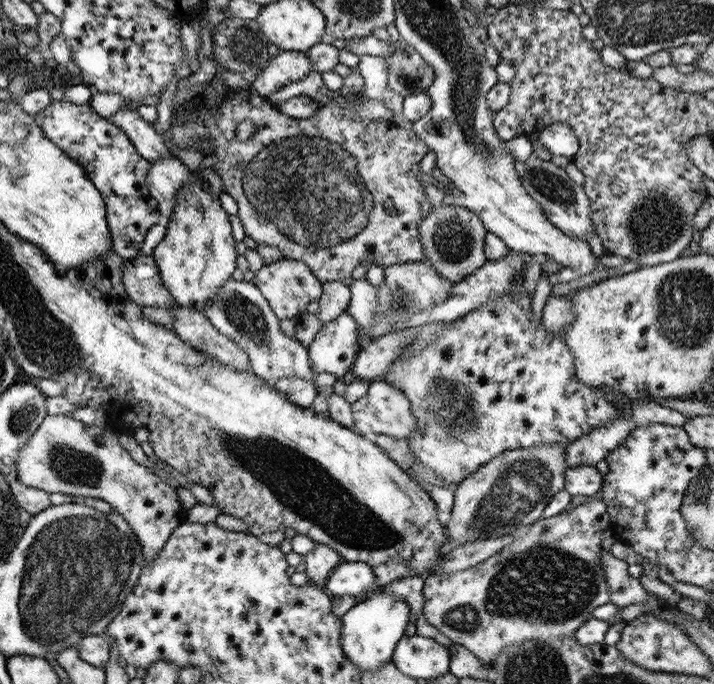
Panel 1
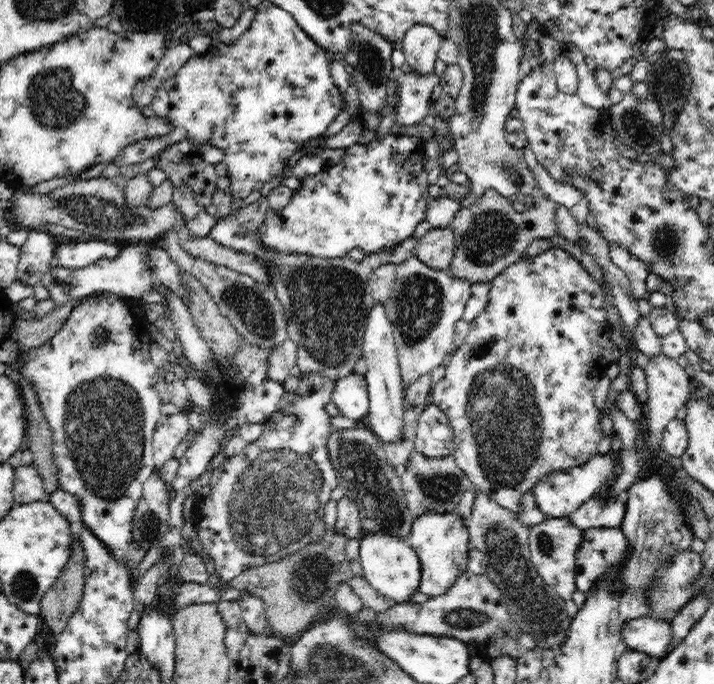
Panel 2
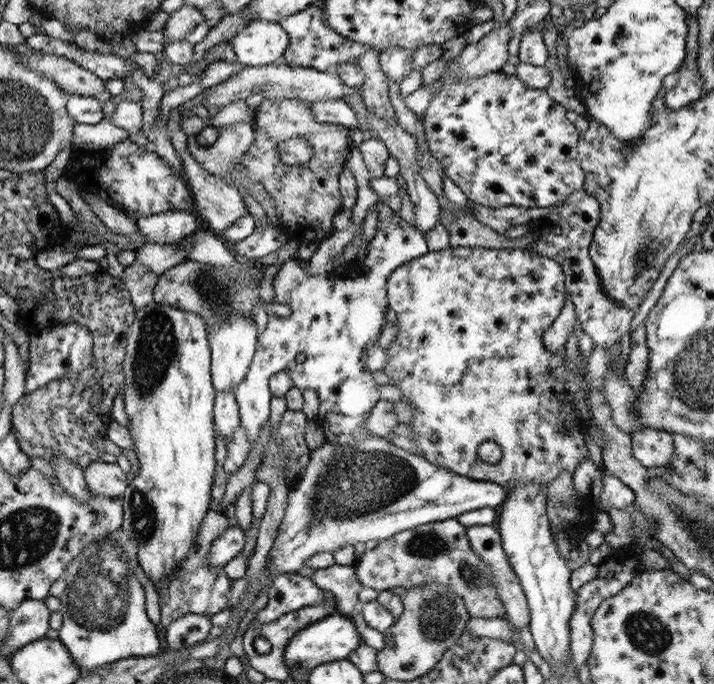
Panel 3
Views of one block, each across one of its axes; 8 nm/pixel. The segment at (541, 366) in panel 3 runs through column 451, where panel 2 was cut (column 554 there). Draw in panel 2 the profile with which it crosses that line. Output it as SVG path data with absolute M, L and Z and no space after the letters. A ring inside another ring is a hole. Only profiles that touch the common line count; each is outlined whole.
M550 247L532 258L524 256L514 264L508 265L498 276L489 280L489 299L482 312L471 320L470 332L466 340L461 342L452 360L445 366L442 379L431 385L429 403L436 405L447 417L454 431L453 454L456 466L465 472L476 489L488 494L498 504L508 508L517 515L520 514L522 498L525 492L532 491L550 472L568 472L571 468L586 464L588 460L598 455L598 444L604 438L601 413L594 404L594 388L604 374L606 368L613 363L615 344L611 340L611 330L604 307L604 292L602 282L595 279L580 261L567 250Z

